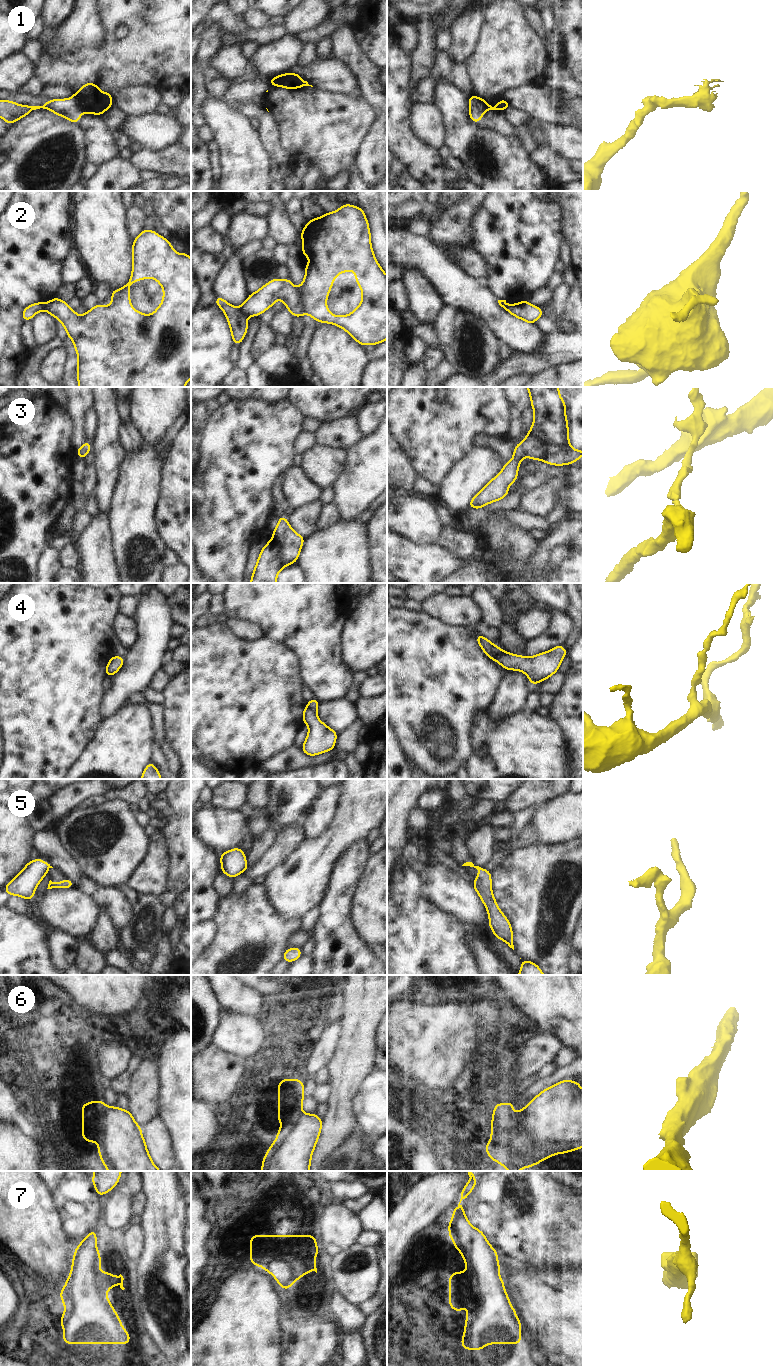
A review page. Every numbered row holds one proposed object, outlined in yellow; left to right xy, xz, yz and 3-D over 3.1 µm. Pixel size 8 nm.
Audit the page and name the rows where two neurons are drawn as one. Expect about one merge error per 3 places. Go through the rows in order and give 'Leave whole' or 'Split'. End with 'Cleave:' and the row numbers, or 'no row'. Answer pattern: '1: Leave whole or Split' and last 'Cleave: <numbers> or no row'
1: Split
2: Split
3: Leave whole
4: Leave whole
5: Split
6: Leave whole
7: Leave whole
Cleave: 1, 2, 5

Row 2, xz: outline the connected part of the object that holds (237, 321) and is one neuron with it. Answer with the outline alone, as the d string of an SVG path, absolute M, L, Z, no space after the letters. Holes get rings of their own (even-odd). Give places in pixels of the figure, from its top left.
M216 296L215 303L226 315L233 344L240 345L248 329L247 316L239 308L235 308L220 296Z

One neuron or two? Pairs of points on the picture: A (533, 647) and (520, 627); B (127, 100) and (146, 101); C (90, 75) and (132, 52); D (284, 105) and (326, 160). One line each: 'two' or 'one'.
A: two
B: one
C: one
D: one

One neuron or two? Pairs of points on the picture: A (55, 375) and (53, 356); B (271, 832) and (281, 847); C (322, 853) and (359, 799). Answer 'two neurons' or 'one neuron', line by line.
A: one neuron
B: two neurons
C: one neuron

